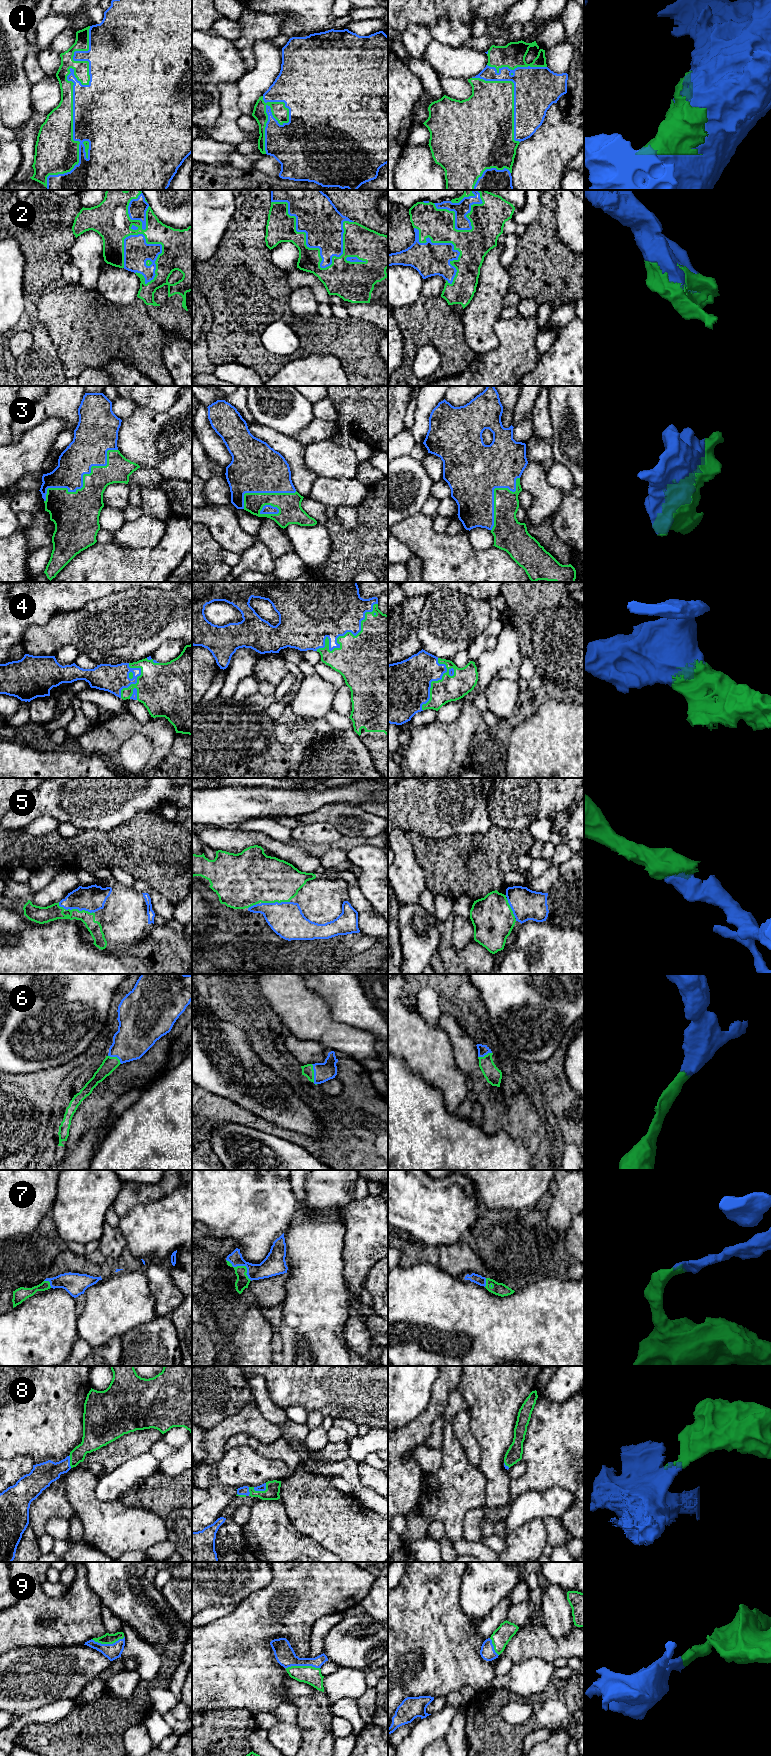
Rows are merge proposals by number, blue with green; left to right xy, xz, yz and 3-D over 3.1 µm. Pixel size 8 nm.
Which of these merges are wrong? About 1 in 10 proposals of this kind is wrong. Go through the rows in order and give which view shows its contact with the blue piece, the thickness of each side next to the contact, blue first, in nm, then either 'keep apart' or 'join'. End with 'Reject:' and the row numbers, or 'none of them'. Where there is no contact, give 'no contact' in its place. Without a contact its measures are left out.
1: contact in xy; calibres 380 and 160 nm; join
2: contact in xz; calibres 320 and 240 nm; join
3: contact in xy; calibres 280 and 320 nm; join
4: contact in xz; calibres 480 and 400 nm; join
5: contact in xy; calibres 200 and 130 nm; join
6: contact in xz; calibres 150 and 100 nm; join
7: contact in xz; calibres 170 and 110 nm; join
8: contact in xz; calibres 50 and 120 nm; join
9: contact in xz; calibres 160 and 140 nm; join
Reject: none of them

